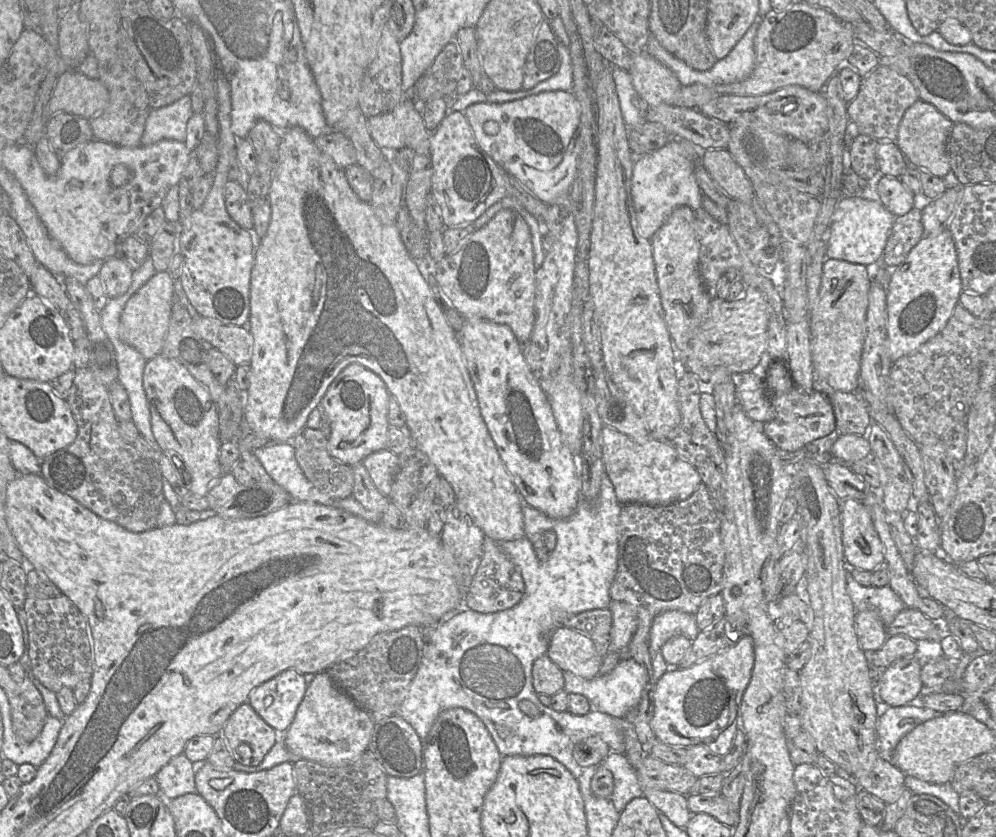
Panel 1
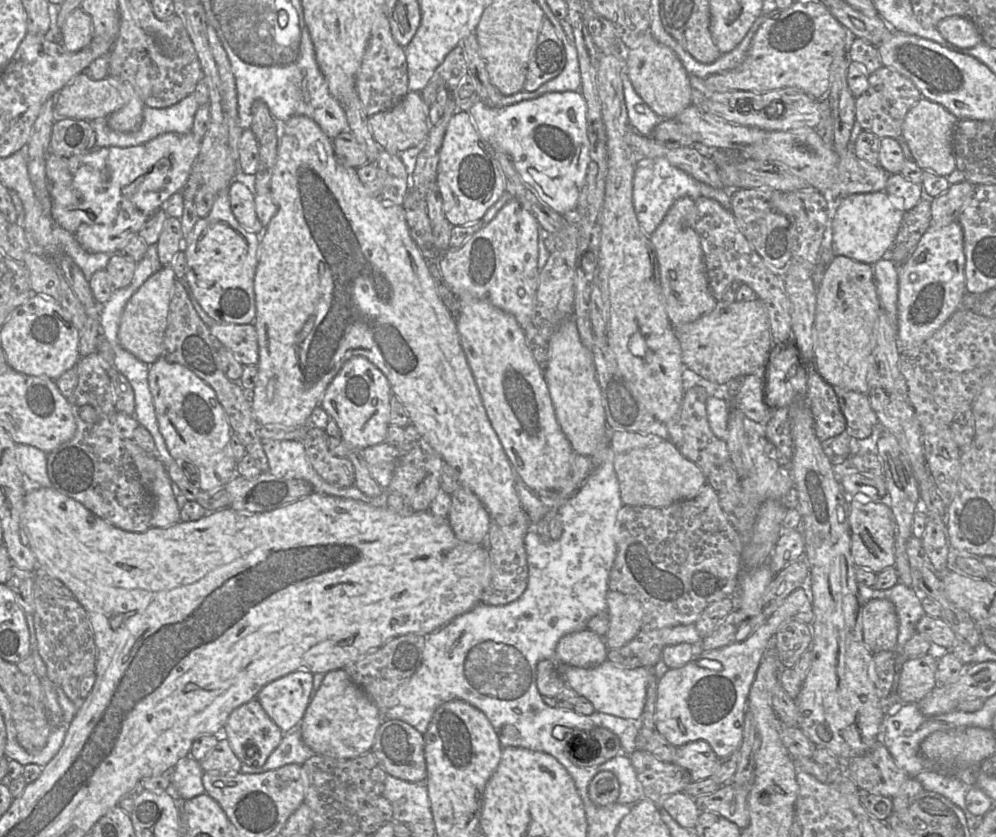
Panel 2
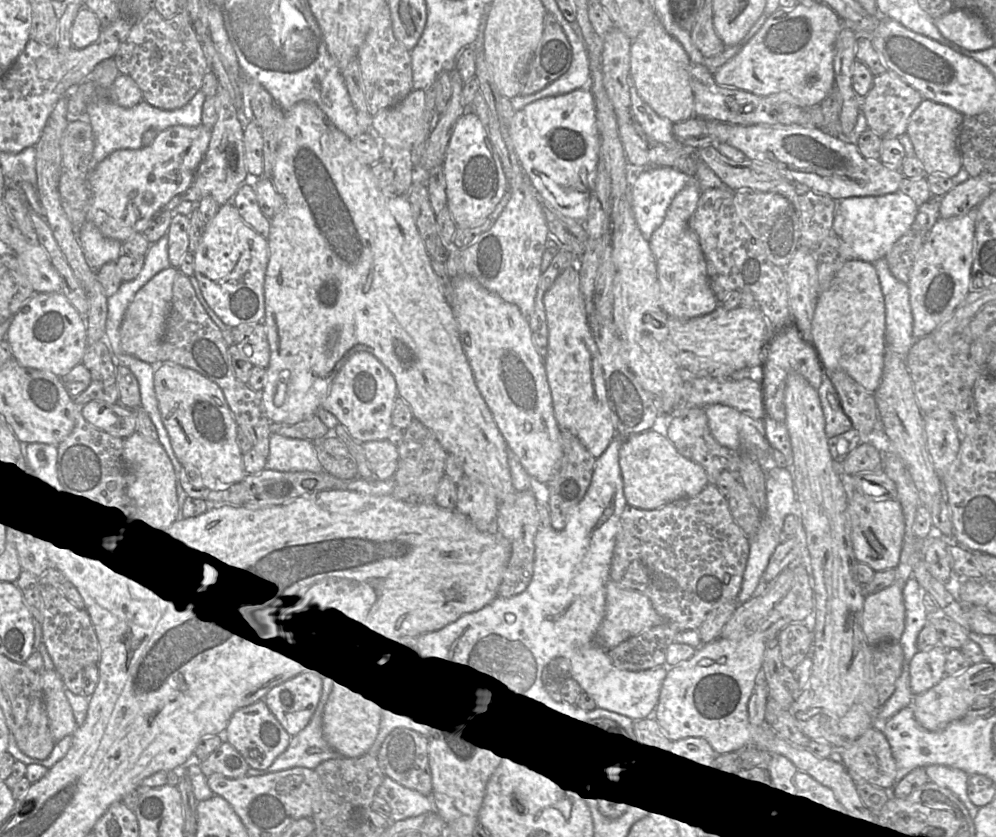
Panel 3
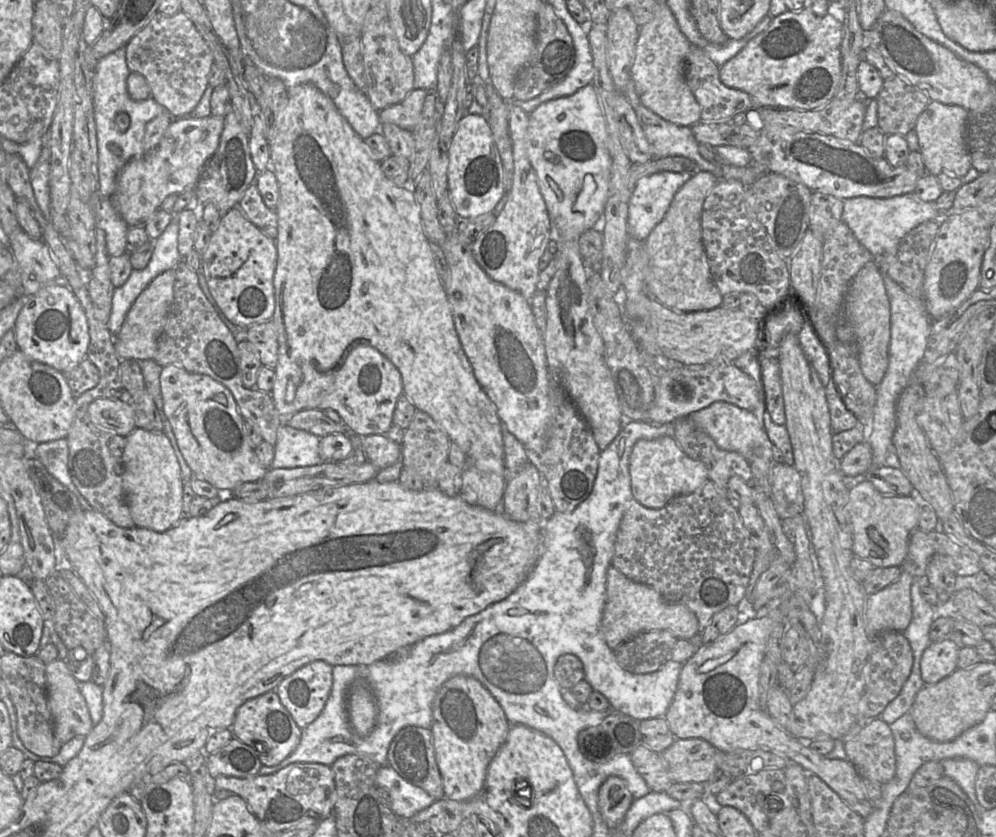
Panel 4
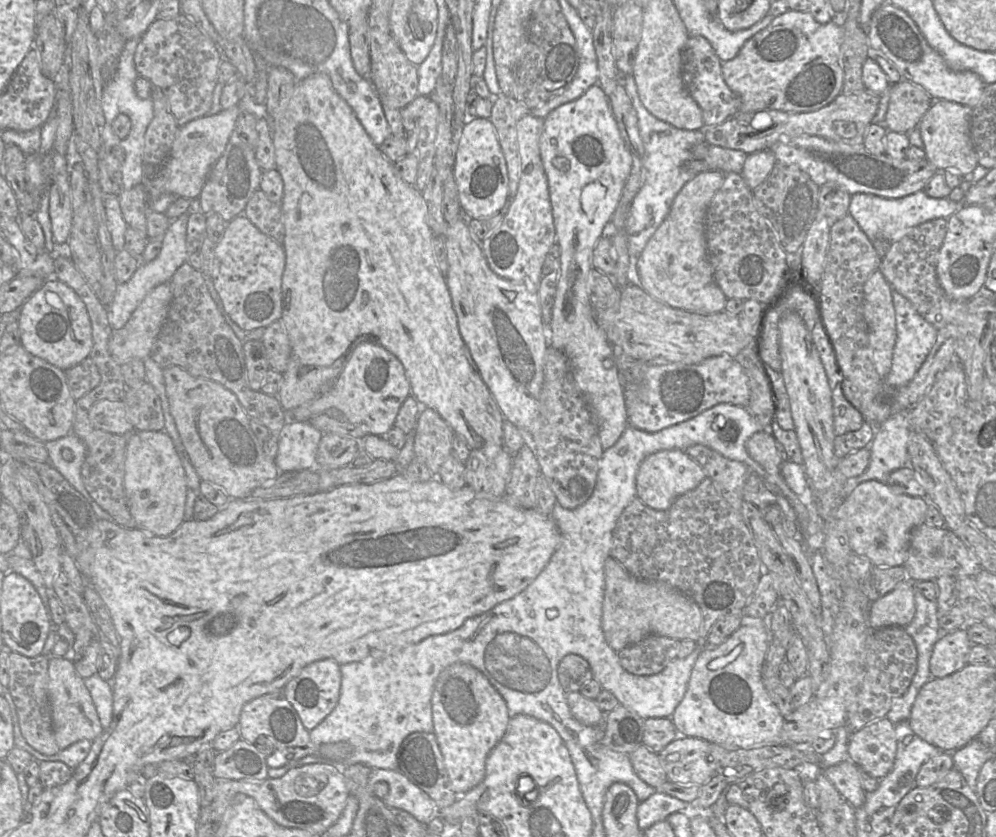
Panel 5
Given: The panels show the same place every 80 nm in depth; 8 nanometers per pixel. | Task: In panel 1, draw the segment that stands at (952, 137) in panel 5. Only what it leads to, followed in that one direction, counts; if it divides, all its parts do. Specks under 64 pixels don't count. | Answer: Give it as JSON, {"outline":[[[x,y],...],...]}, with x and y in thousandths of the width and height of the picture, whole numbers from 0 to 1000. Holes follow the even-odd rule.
{"outline":[[[923,118],[910,131],[903,148],[899,170],[915,194],[929,201],[935,208],[947,213],[955,203],[950,170],[957,148],[938,125]]]}

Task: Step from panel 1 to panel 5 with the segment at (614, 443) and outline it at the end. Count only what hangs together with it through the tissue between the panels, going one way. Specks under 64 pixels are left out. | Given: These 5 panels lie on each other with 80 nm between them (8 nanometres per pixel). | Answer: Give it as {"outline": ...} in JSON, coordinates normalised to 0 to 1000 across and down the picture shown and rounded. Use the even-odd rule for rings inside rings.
{"outline":[[[665,538],[650,545],[639,568],[639,591],[649,605],[669,609],[683,593],[698,584],[708,571],[704,557],[685,538]]]}

